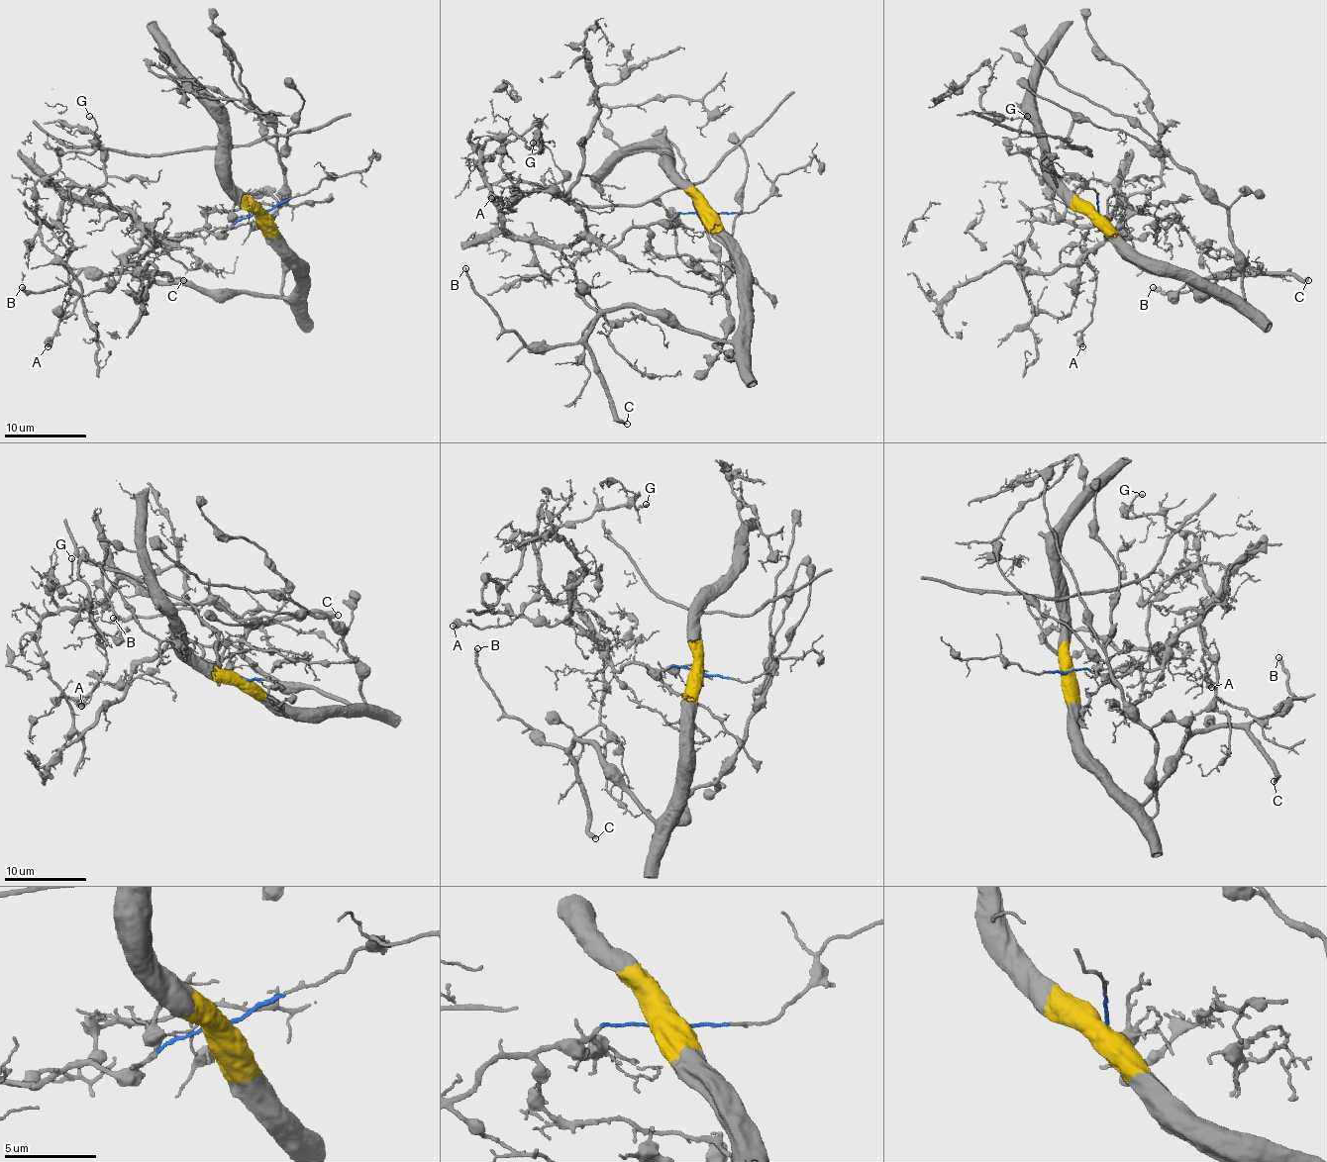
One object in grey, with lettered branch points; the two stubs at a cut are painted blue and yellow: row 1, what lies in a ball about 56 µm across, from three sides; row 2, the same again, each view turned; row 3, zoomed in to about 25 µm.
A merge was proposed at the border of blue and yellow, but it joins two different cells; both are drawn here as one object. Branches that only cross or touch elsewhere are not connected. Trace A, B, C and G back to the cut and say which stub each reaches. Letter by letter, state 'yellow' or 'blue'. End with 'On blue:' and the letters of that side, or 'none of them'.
A: blue
B: yellow
C: yellow
G: blue
On blue: A, G

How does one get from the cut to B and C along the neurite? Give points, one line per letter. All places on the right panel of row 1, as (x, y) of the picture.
B: (1097, 212), (1128, 244), (1224, 298), (1201, 294), (1191, 283), (1230, 273), (1211, 287), (1152, 287)
C: (1097, 212), (1138, 252), (1165, 269), (1182, 271), (1224, 298), (1201, 294), (1191, 283), (1275, 275), (1307, 279)

